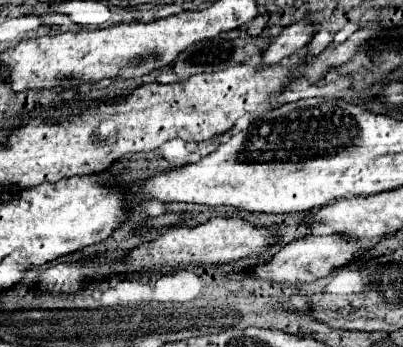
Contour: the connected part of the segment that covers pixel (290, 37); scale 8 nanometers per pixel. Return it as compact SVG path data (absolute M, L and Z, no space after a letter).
M304 19L282 29L282 33L268 45L266 53L262 53L262 67L272 67L274 63L280 63L282 59L294 55L296 51L304 49L308 45L308 41L312 39L312 31L316 29L316 25L306 23Z

